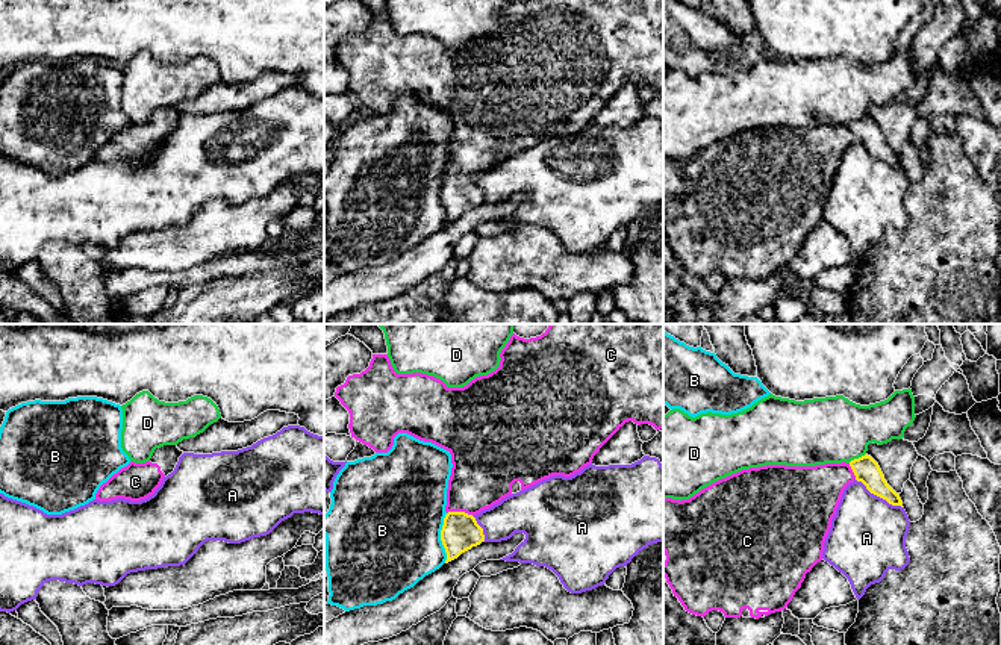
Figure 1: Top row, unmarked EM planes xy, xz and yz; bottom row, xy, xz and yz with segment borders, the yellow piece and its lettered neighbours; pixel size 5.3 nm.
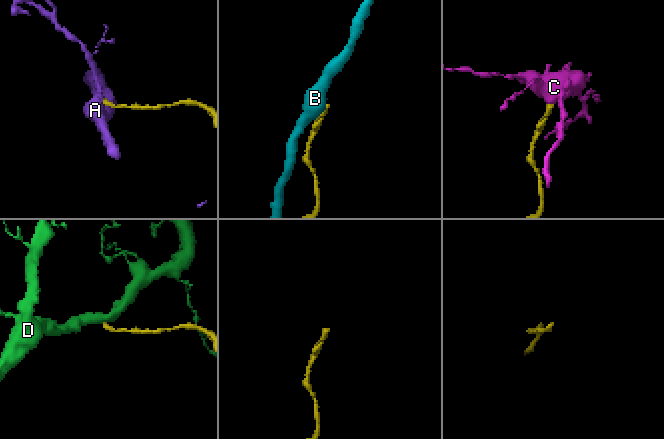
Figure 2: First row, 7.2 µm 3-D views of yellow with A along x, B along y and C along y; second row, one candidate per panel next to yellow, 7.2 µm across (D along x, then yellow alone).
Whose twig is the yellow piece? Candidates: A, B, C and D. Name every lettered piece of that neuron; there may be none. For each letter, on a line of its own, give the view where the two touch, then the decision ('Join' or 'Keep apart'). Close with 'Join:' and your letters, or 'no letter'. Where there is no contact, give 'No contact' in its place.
A: Touches yellow in yz. Keep apart
B: Touches yellow in xz. Keep apart
C: Touches yellow in xz. Join
D: Touches yellow in yz. Keep apart
Join: C

